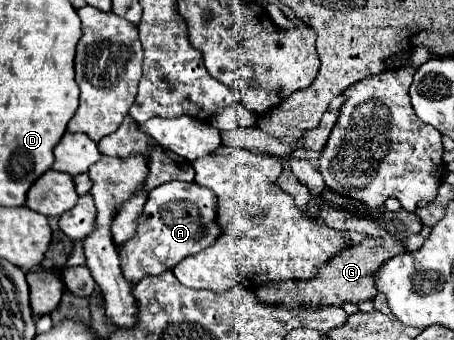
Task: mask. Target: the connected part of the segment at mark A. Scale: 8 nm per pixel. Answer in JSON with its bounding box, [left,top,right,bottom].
[121,182,221,284]

